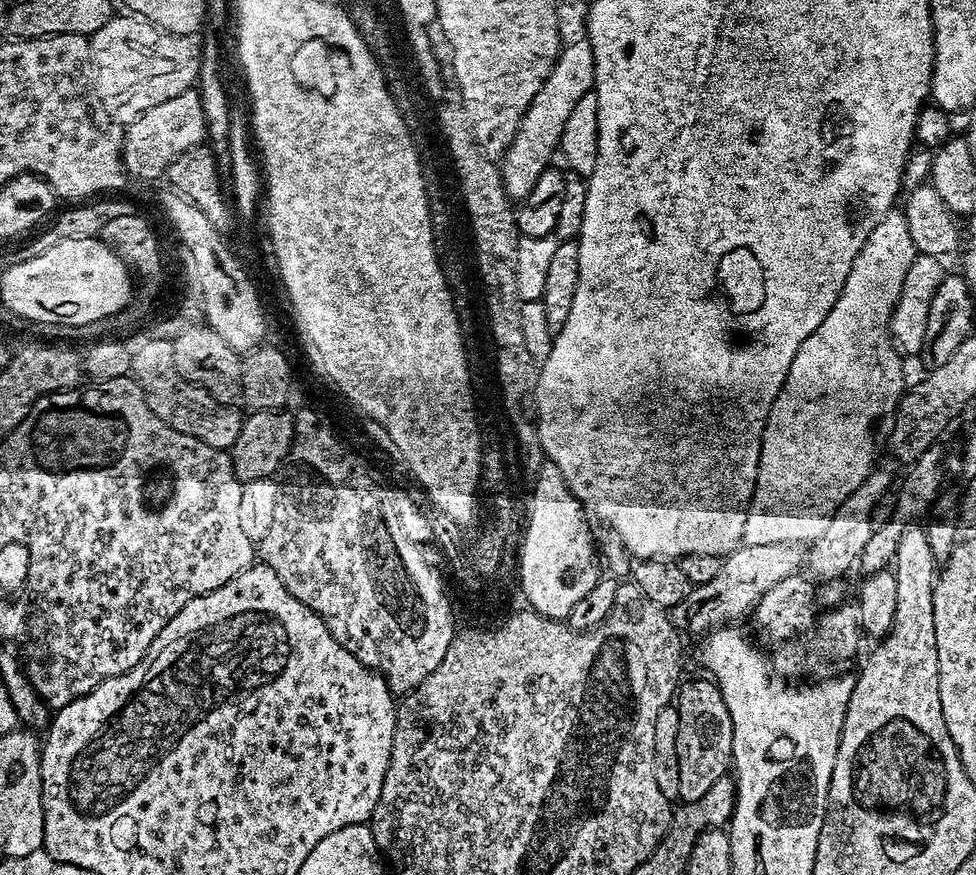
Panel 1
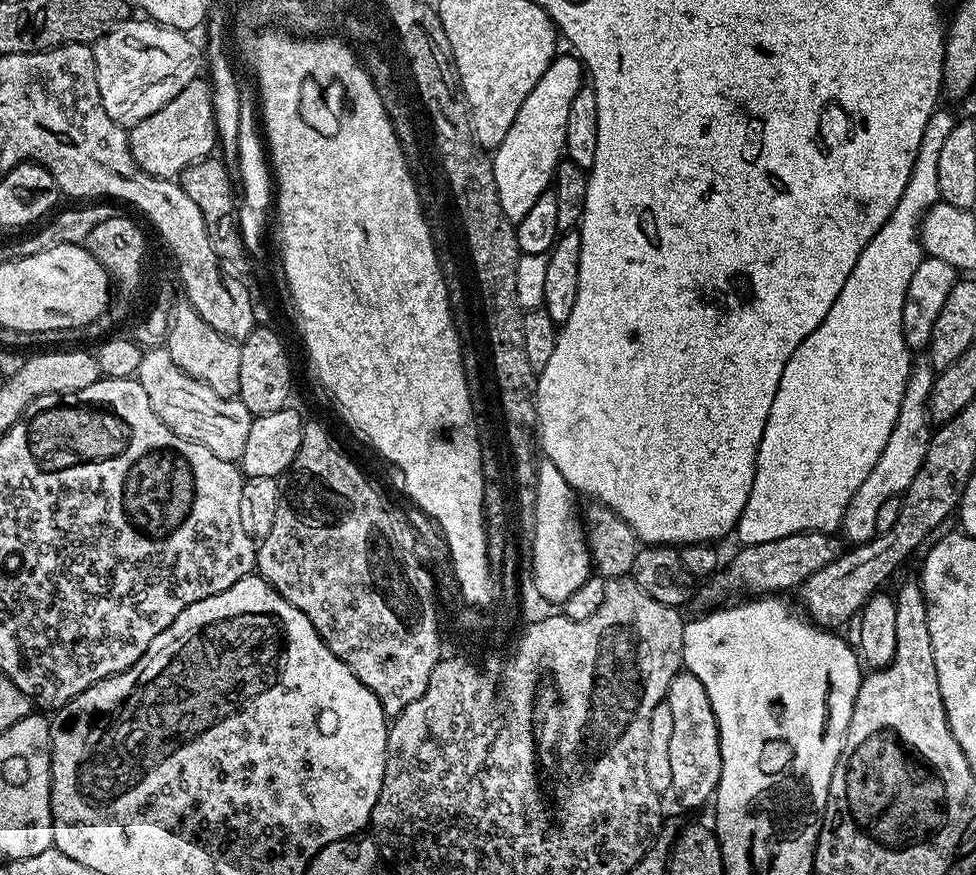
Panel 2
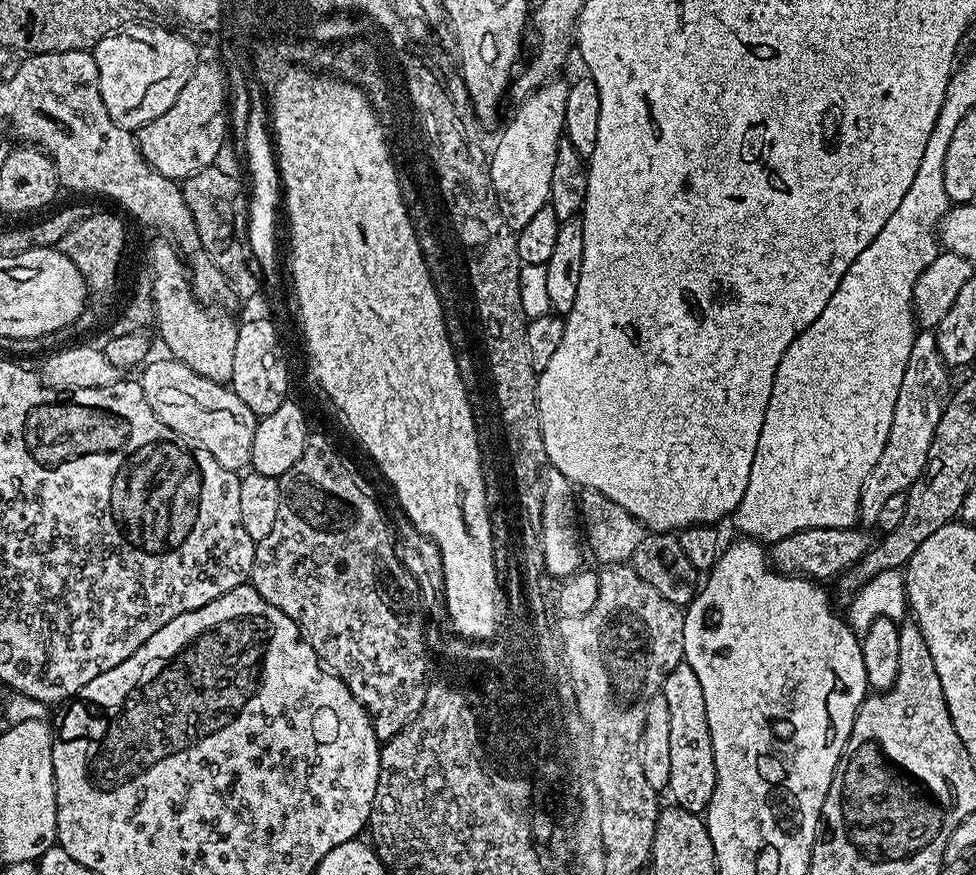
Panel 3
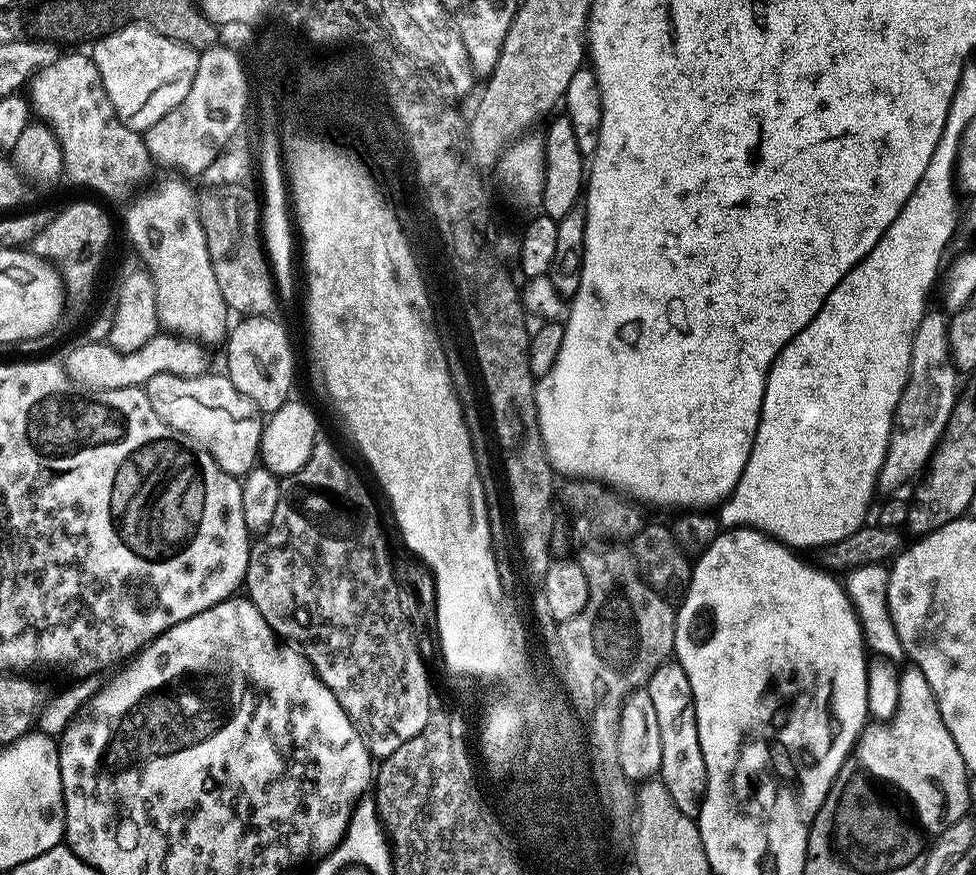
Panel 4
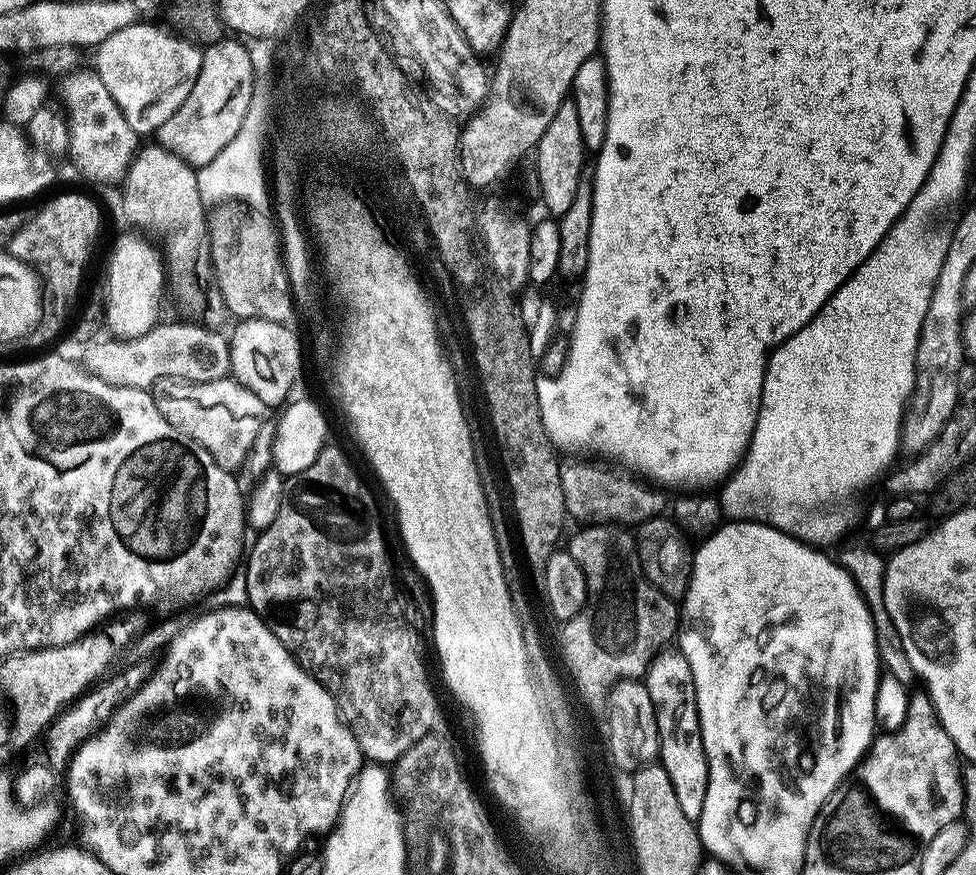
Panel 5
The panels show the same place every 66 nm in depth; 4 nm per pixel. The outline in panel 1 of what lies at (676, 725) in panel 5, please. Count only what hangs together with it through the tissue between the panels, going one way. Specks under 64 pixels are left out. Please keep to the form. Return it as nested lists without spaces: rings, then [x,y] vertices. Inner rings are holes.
[[[685,679],[674,697],[674,707],[678,710],[678,797],[683,802],[698,802],[733,767],[730,712],[726,710],[720,687],[711,679],[703,679]]]

